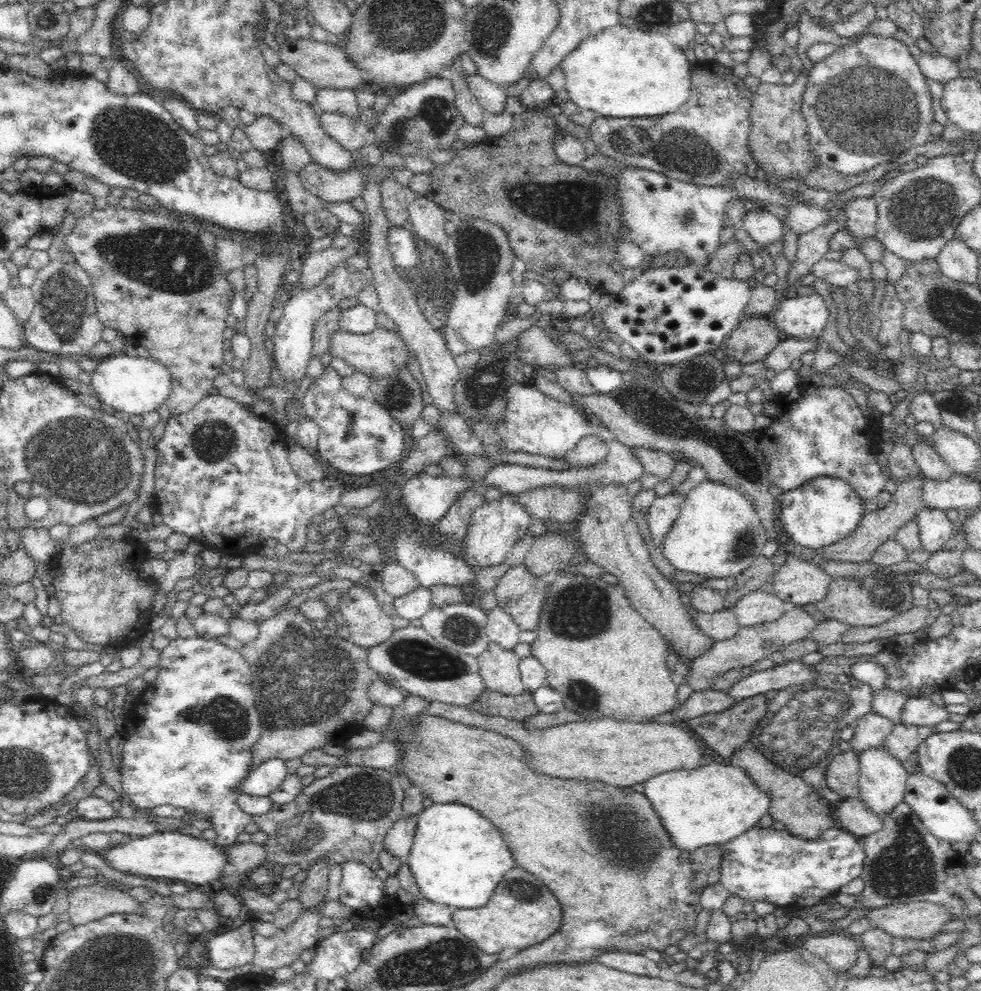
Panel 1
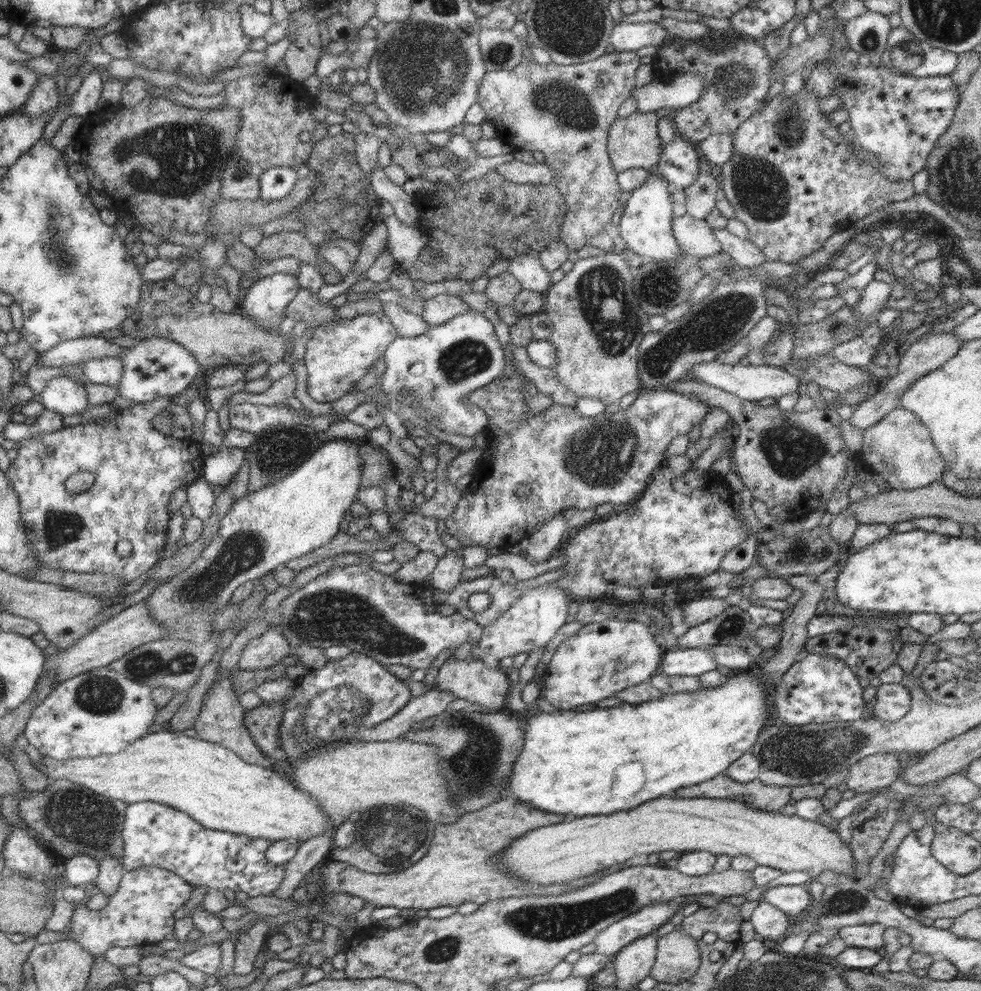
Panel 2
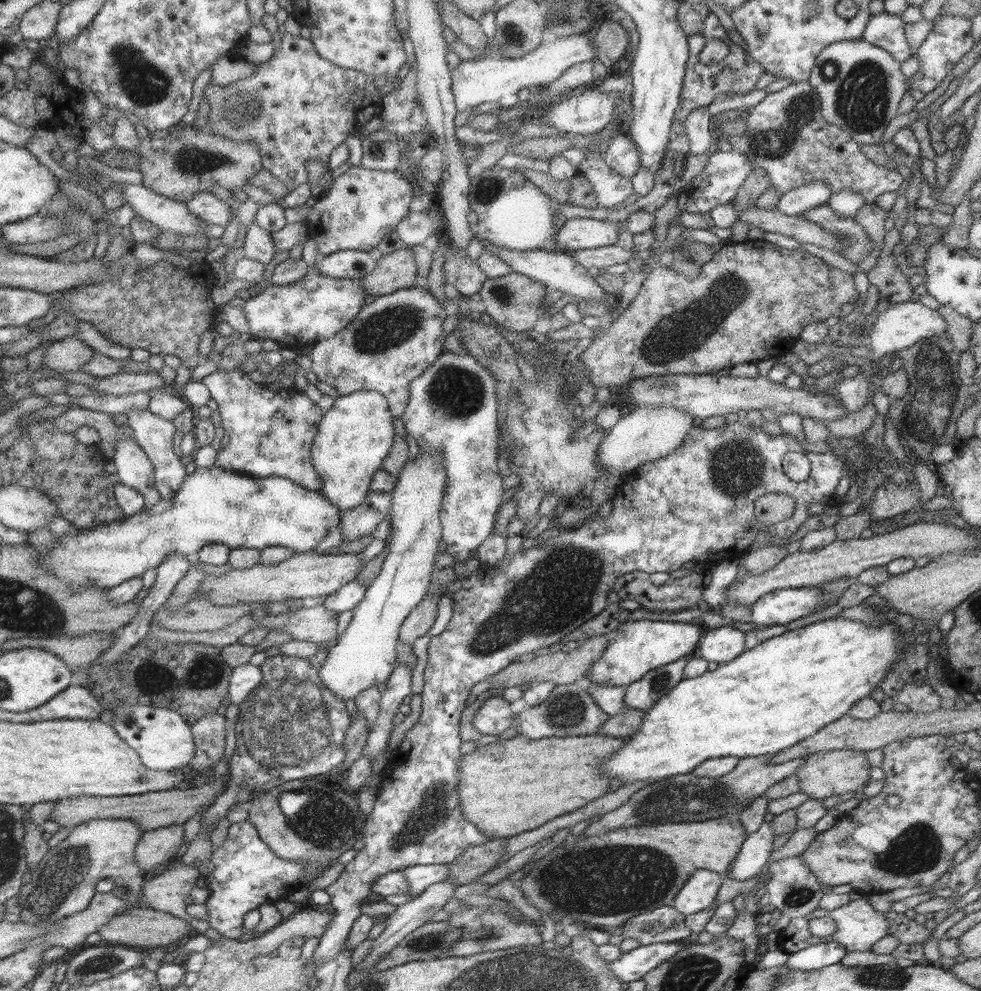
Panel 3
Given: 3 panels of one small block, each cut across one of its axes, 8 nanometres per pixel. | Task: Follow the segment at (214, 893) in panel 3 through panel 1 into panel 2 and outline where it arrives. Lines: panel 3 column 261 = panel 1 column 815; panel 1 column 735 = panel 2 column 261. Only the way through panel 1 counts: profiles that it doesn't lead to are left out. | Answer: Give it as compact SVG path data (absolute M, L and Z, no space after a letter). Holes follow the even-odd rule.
M147 800L127 804L120 834L123 840L120 865L124 871L156 866L173 872L191 887L239 891L248 897L270 896L282 882L285 864L275 865L265 858L271 840L204 828L187 814L165 804Z

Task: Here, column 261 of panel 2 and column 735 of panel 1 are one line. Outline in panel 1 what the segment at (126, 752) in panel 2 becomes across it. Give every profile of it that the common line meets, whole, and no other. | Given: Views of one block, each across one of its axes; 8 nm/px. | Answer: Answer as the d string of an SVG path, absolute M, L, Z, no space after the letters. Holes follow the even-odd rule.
M706 764L693 770L664 772L649 779L643 786L644 796L650 800L650 805L656 811L674 848L684 852L694 852L697 848L708 845L723 846L734 840L740 834L755 828L762 816L767 814L771 804L768 795L756 788L744 769L724 764Z

